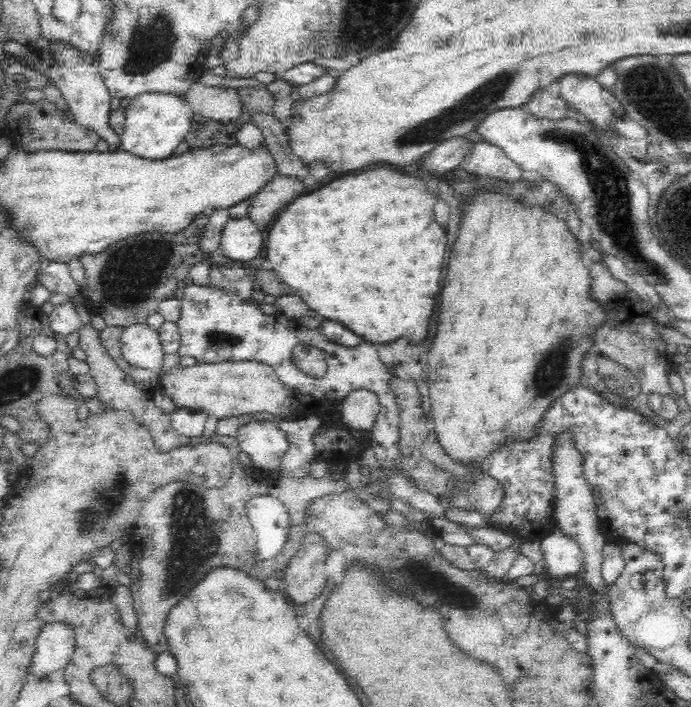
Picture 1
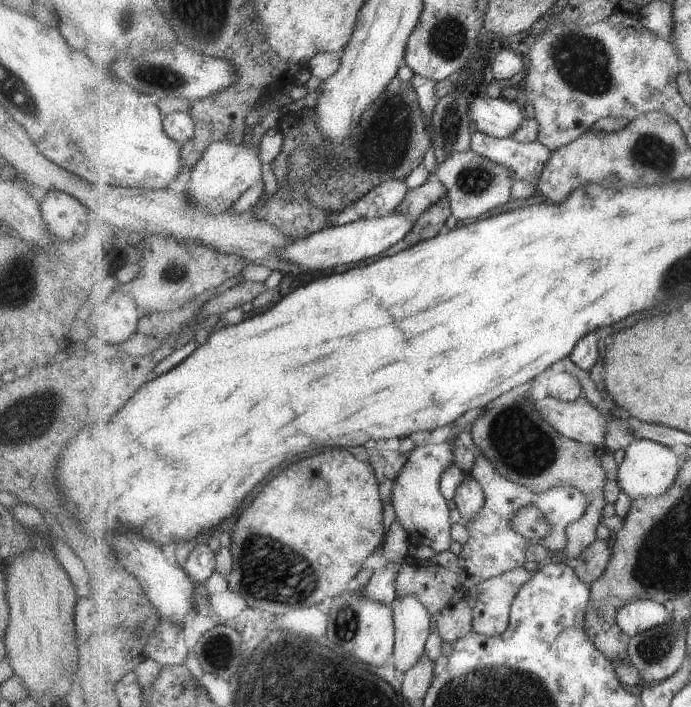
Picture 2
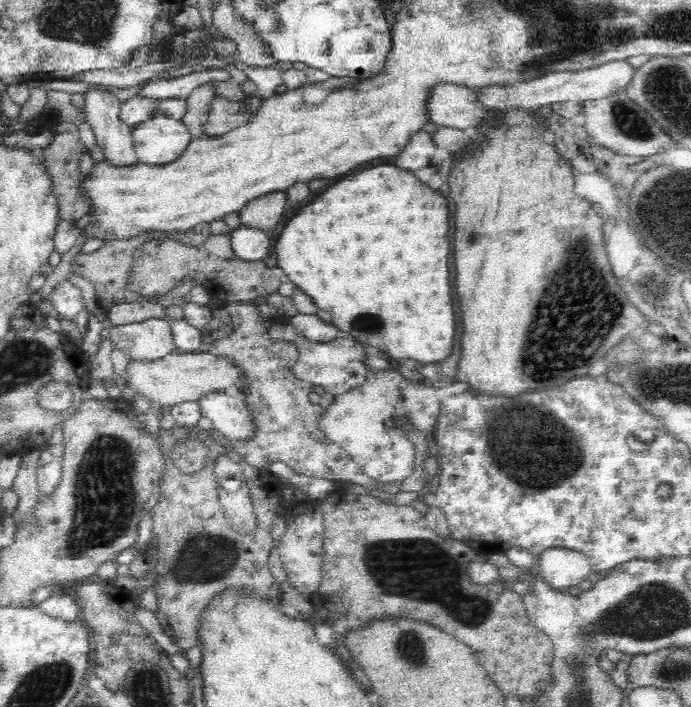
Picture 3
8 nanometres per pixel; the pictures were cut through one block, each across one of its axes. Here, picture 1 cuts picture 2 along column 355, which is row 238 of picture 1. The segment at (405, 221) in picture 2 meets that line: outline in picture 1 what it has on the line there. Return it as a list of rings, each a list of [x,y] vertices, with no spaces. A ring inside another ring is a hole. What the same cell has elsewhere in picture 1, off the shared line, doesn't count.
[[[249,217],[231,219],[224,226],[219,250],[232,261],[246,265],[262,252],[262,232]]]

